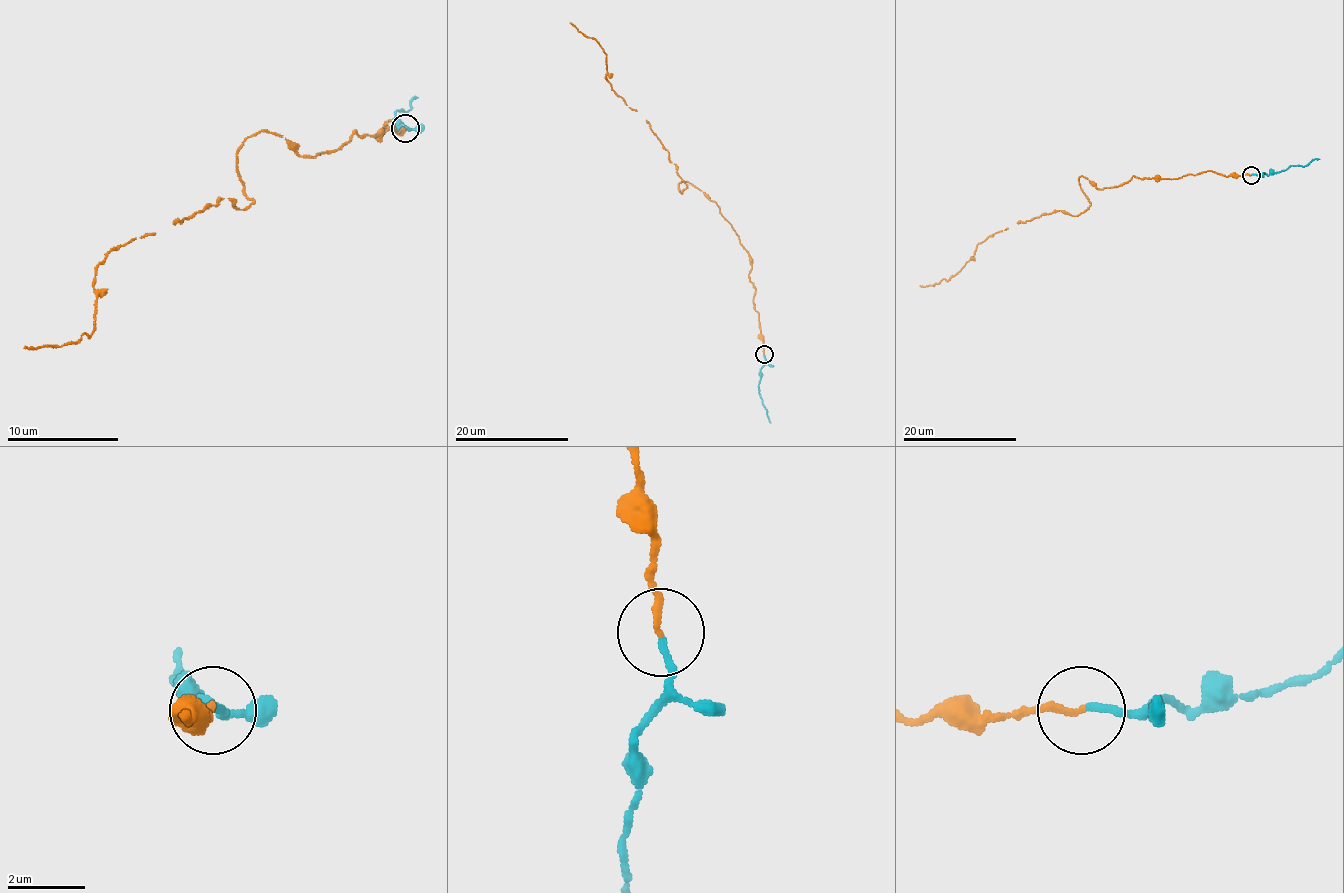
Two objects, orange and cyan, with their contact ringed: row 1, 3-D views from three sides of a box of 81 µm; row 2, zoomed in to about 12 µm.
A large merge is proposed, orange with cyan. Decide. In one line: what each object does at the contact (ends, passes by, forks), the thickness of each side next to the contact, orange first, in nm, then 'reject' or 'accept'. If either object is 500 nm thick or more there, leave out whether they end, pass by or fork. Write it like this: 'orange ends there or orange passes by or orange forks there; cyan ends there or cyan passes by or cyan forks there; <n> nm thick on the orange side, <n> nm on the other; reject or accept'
orange ends there; cyan ends there; 180 nm thick on the orange side, 170 nm on the other; accept

